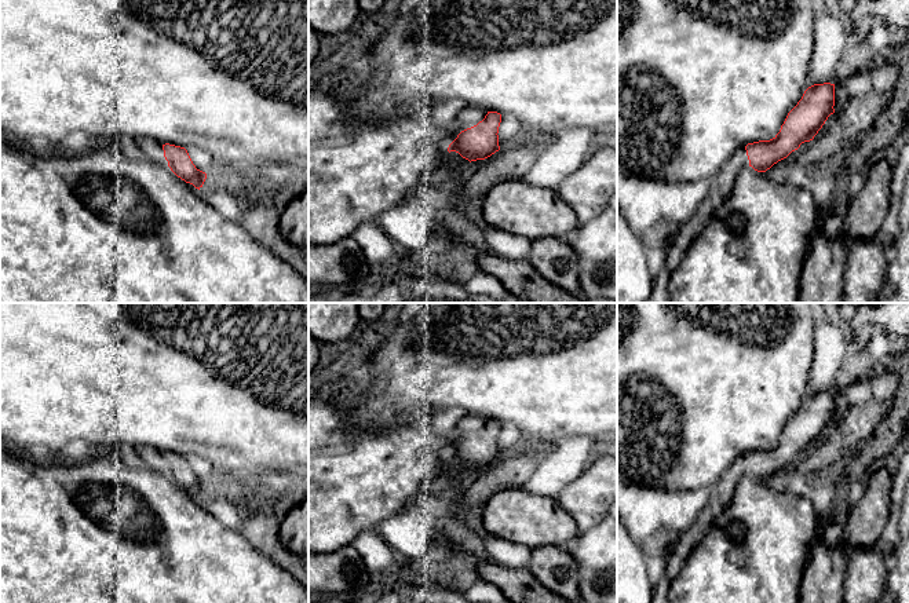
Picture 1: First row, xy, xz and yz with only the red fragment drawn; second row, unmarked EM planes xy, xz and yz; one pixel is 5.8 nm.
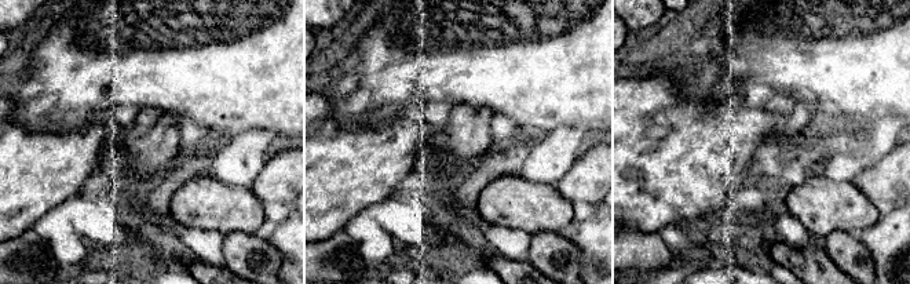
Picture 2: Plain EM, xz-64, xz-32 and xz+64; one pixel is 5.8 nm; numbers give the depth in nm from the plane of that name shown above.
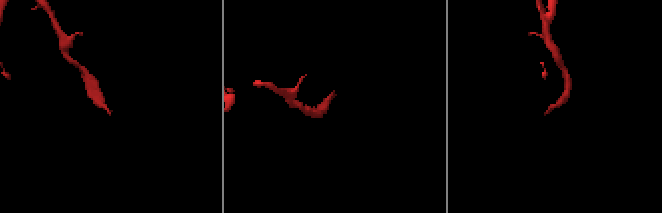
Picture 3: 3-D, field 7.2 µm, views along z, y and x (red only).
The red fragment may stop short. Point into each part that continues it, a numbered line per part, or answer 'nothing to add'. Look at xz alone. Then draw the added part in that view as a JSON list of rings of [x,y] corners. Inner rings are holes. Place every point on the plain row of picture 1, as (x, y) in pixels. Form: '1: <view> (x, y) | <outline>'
1: xz (467, 426) | [[[466,414],[456,424],[454,432],[460,439],[464,439],[467,436],[477,434],[479,430],[482,430],[488,423],[488,420],[489,419],[485,419],[485,417]]]

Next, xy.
1: xy (152, 457) | [[[140,446],[135,450],[147,468],[168,475],[168,469],[164,465],[163,453],[160,450],[149,446]]]

